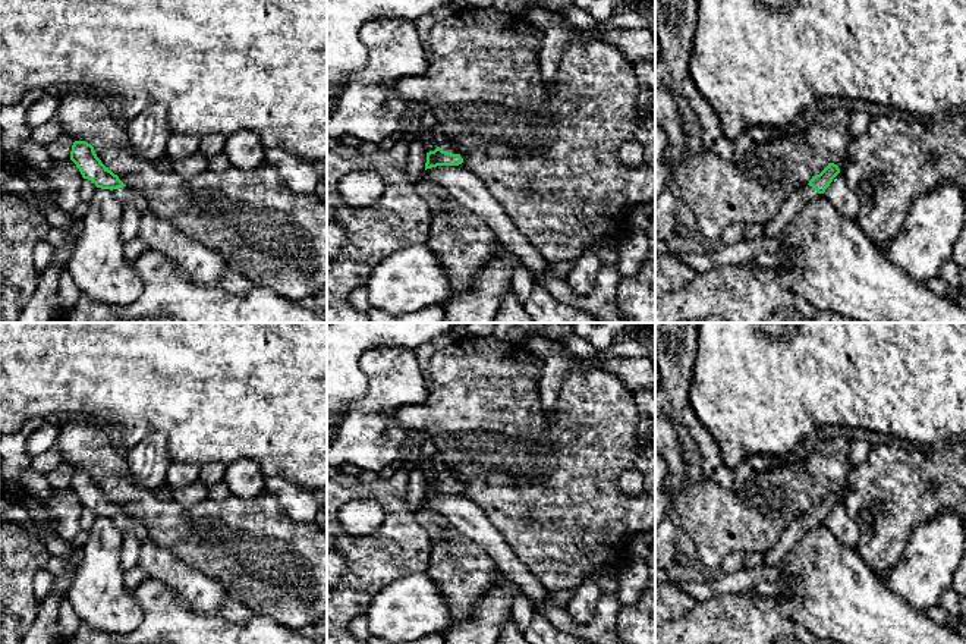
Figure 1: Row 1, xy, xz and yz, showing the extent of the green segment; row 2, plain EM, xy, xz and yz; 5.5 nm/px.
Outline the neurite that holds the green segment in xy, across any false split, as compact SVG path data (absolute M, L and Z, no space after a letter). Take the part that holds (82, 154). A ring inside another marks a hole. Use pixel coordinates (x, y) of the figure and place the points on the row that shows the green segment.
M75 141L70 160L76 164L84 179L92 180L97 188L110 189L123 207L133 205L141 214L150 210L141 194L128 188L117 175L101 163L91 144Z

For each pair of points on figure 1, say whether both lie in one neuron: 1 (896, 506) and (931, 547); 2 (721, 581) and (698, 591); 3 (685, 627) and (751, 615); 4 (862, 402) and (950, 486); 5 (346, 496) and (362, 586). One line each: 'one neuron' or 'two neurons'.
1: two neurons
2: one neuron
3: one neuron
4: two neurons
5: one neuron

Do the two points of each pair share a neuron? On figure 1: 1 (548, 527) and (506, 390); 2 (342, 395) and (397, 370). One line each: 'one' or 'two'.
1: one
2: two

